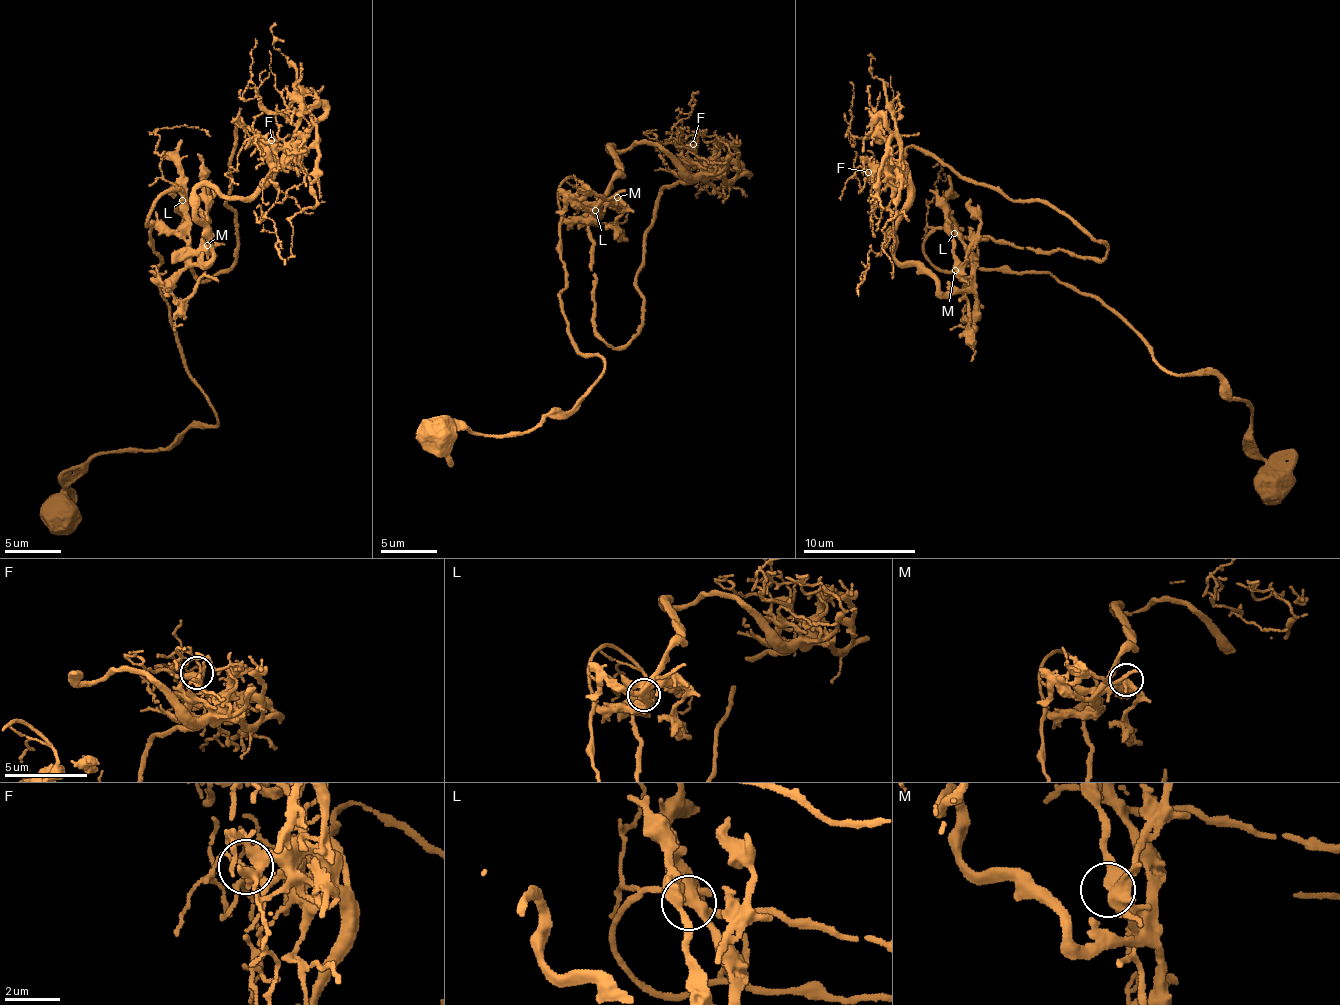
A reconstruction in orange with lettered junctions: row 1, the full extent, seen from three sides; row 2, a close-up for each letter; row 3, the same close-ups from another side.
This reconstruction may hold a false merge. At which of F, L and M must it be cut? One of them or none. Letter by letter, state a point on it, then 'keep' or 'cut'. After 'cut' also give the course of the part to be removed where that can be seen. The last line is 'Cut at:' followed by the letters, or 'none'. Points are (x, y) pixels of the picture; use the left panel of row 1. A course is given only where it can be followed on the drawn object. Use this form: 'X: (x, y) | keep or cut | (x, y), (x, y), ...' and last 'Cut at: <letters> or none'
F: (271, 140) | keep
L: (182, 200) | keep
M: (207, 245) | keep
Cut at: none

